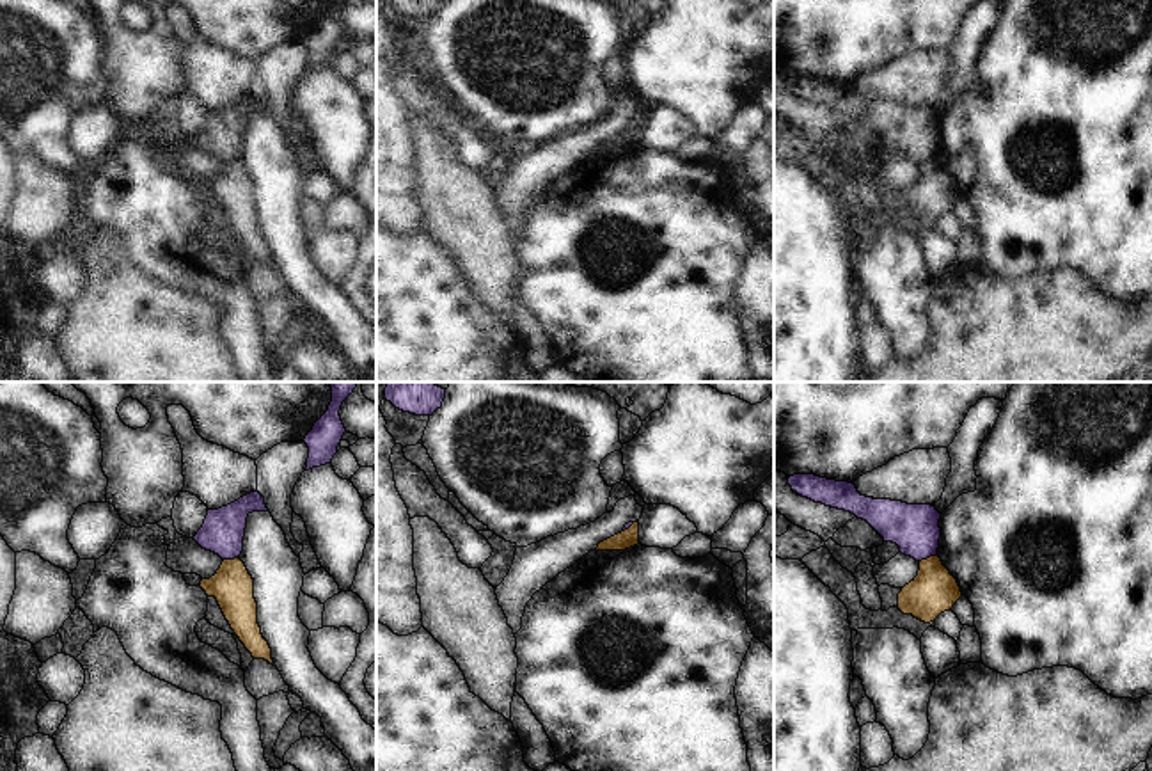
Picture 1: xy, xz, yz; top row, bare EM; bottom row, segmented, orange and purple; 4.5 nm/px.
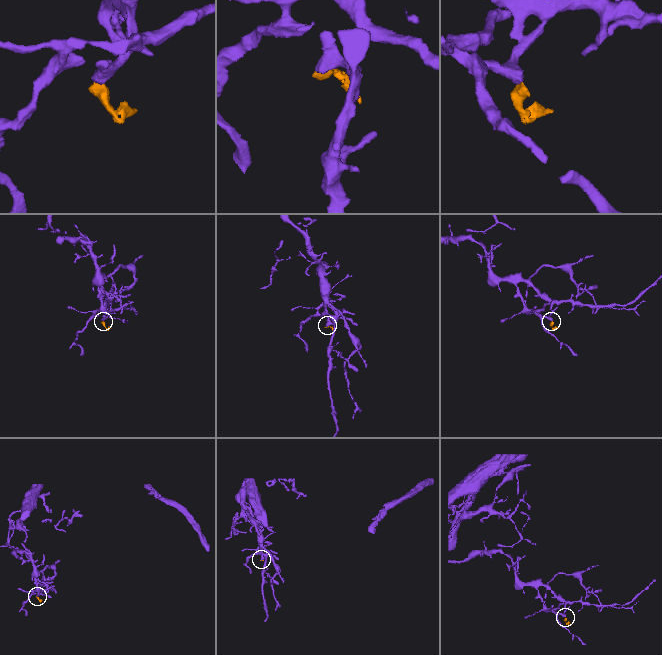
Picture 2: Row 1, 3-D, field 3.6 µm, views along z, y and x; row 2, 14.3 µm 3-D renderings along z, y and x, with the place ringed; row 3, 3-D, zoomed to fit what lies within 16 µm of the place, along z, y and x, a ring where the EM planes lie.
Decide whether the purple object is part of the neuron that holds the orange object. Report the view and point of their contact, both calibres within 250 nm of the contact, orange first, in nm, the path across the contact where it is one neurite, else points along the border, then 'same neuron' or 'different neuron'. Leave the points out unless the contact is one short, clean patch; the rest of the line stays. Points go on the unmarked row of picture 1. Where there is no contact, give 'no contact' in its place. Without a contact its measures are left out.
yz (927, 160) | 220/220 nm | along yz (936, 157), (920, 164) | different neuron

